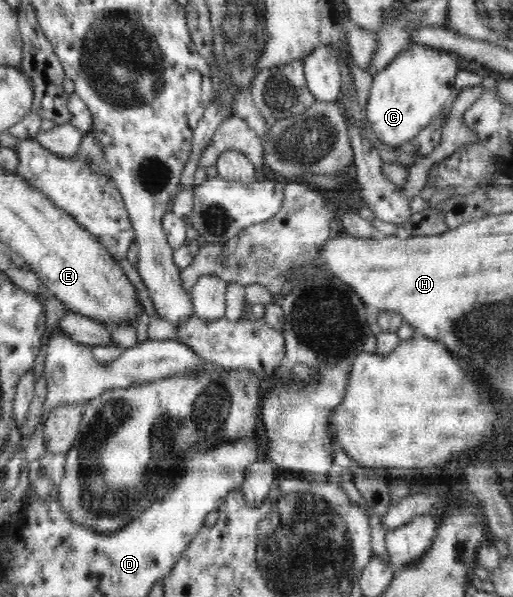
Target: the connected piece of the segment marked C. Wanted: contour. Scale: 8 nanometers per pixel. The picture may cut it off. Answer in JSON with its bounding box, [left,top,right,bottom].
[366,43,457,148]

